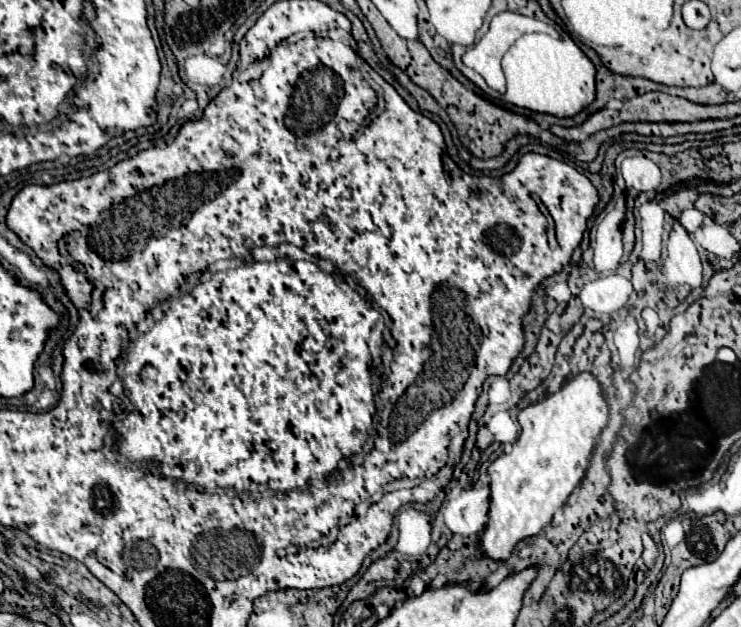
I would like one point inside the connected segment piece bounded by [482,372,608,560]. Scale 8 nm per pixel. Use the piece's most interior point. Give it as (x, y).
(550, 457)

